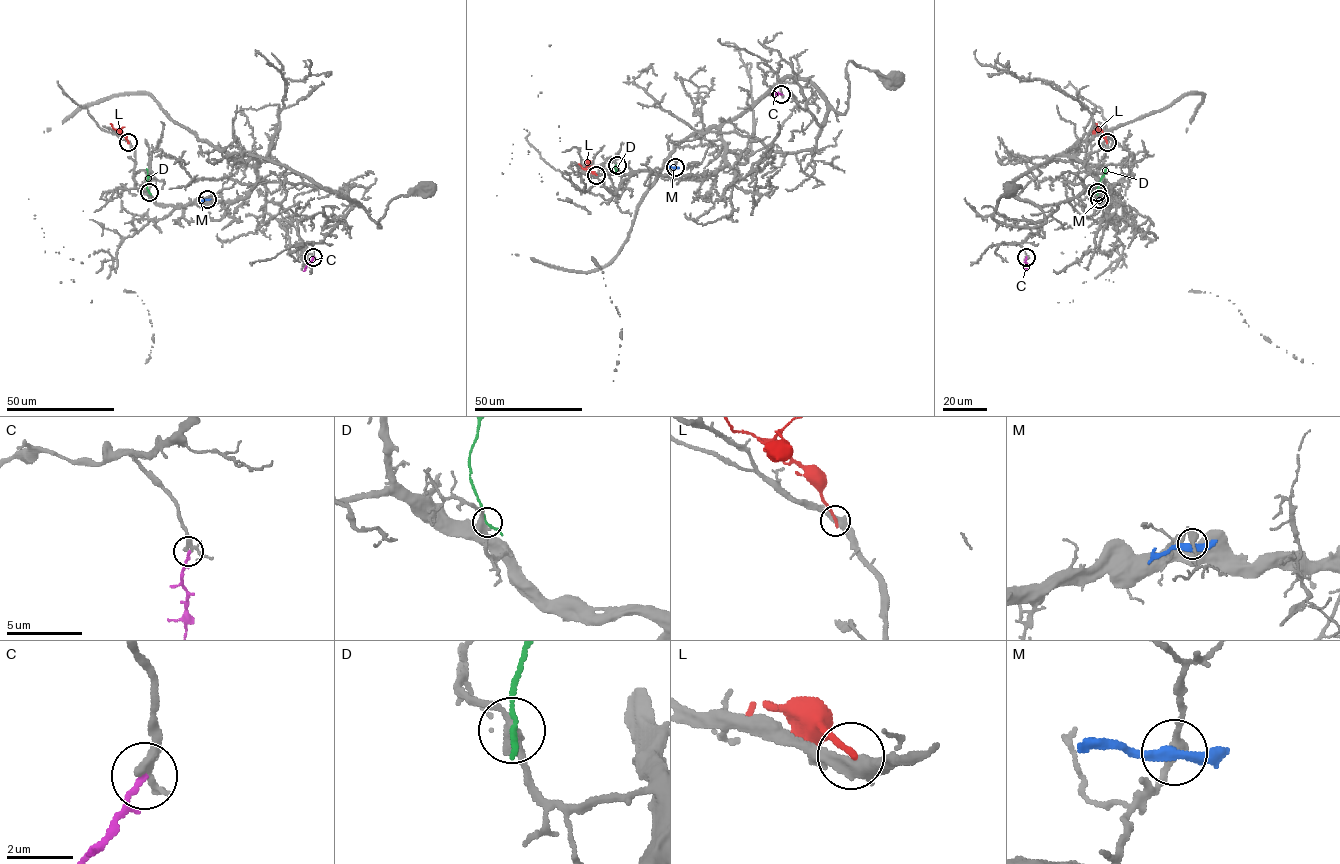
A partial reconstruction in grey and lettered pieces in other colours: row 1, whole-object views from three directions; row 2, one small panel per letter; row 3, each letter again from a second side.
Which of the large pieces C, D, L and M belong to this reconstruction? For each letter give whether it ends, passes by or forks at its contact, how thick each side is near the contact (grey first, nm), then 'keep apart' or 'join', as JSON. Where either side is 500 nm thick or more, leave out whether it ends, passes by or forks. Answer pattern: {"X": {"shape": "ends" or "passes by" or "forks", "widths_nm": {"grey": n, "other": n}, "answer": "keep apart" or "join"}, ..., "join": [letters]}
{"C": {"shape": "ends", "widths_nm": {"grey": 240, "other": 200}, "answer": "join"}, "D": {"shape": "ends", "widths_nm": {"grey": 360, "other": 190}, "answer": "keep apart"}, "L": {"shape": "ends", "widths_nm": {"grey": 460, "other": 180}, "answer": "keep apart"}, "M": {"shape": "passes by", "widths_nm": {"grey": 320, "other": 380}, "answer": "keep apart"}, "join": ["C"]}

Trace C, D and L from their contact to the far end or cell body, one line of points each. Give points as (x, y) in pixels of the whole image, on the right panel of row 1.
C: (1026, 257), (1026, 271)
D: (1097, 192), (1105, 168)
L: (1107, 142), (1095, 123)

